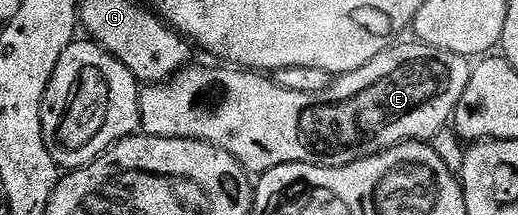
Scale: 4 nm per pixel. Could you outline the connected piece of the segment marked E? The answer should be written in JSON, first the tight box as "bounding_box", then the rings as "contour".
{"bounding_box":[138,41,472,177],"contour":[[[417,41],[409,42],[410,43],[399,42],[397,45],[391,45],[387,47],[385,51],[382,51],[376,57],[372,57],[372,61],[368,61],[368,65],[364,65],[363,67],[361,67],[360,69],[356,69],[355,71],[350,71],[346,75],[337,76],[337,78],[335,78],[333,82],[331,82],[330,87],[328,89],[324,89],[320,93],[292,93],[288,89],[280,89],[280,85],[278,83],[275,83],[273,78],[267,77],[265,74],[262,73],[255,73],[249,69],[235,69],[233,66],[230,65],[214,65],[218,67],[194,67],[195,65],[187,65],[183,67],[177,75],[174,75],[171,79],[166,80],[166,82],[152,83],[143,86],[141,90],[139,90],[138,104],[140,105],[141,134],[151,135],[152,137],[168,137],[169,139],[195,139],[196,141],[211,143],[212,145],[216,145],[220,149],[224,149],[228,153],[232,153],[232,157],[236,157],[236,161],[240,161],[240,165],[242,166],[242,168],[244,168],[247,173],[254,177],[261,177],[262,174],[264,174],[264,172],[266,172],[268,169],[276,169],[276,165],[288,165],[289,163],[311,163],[312,165],[320,165],[321,167],[343,167],[344,165],[348,165],[349,163],[360,161],[361,159],[363,159],[364,157],[368,157],[369,155],[379,155],[380,152],[392,149],[393,147],[395,147],[396,145],[400,145],[401,143],[424,143],[427,141],[433,141],[433,139],[436,137],[436,133],[447,130],[448,124],[451,122],[451,120],[453,120],[454,110],[458,108],[460,97],[464,97],[464,89],[466,88],[466,86],[468,85],[468,81],[470,80],[472,63],[471,60],[467,58],[467,56],[457,55],[456,53],[448,53],[444,49],[429,47],[426,43],[420,43]]]}

